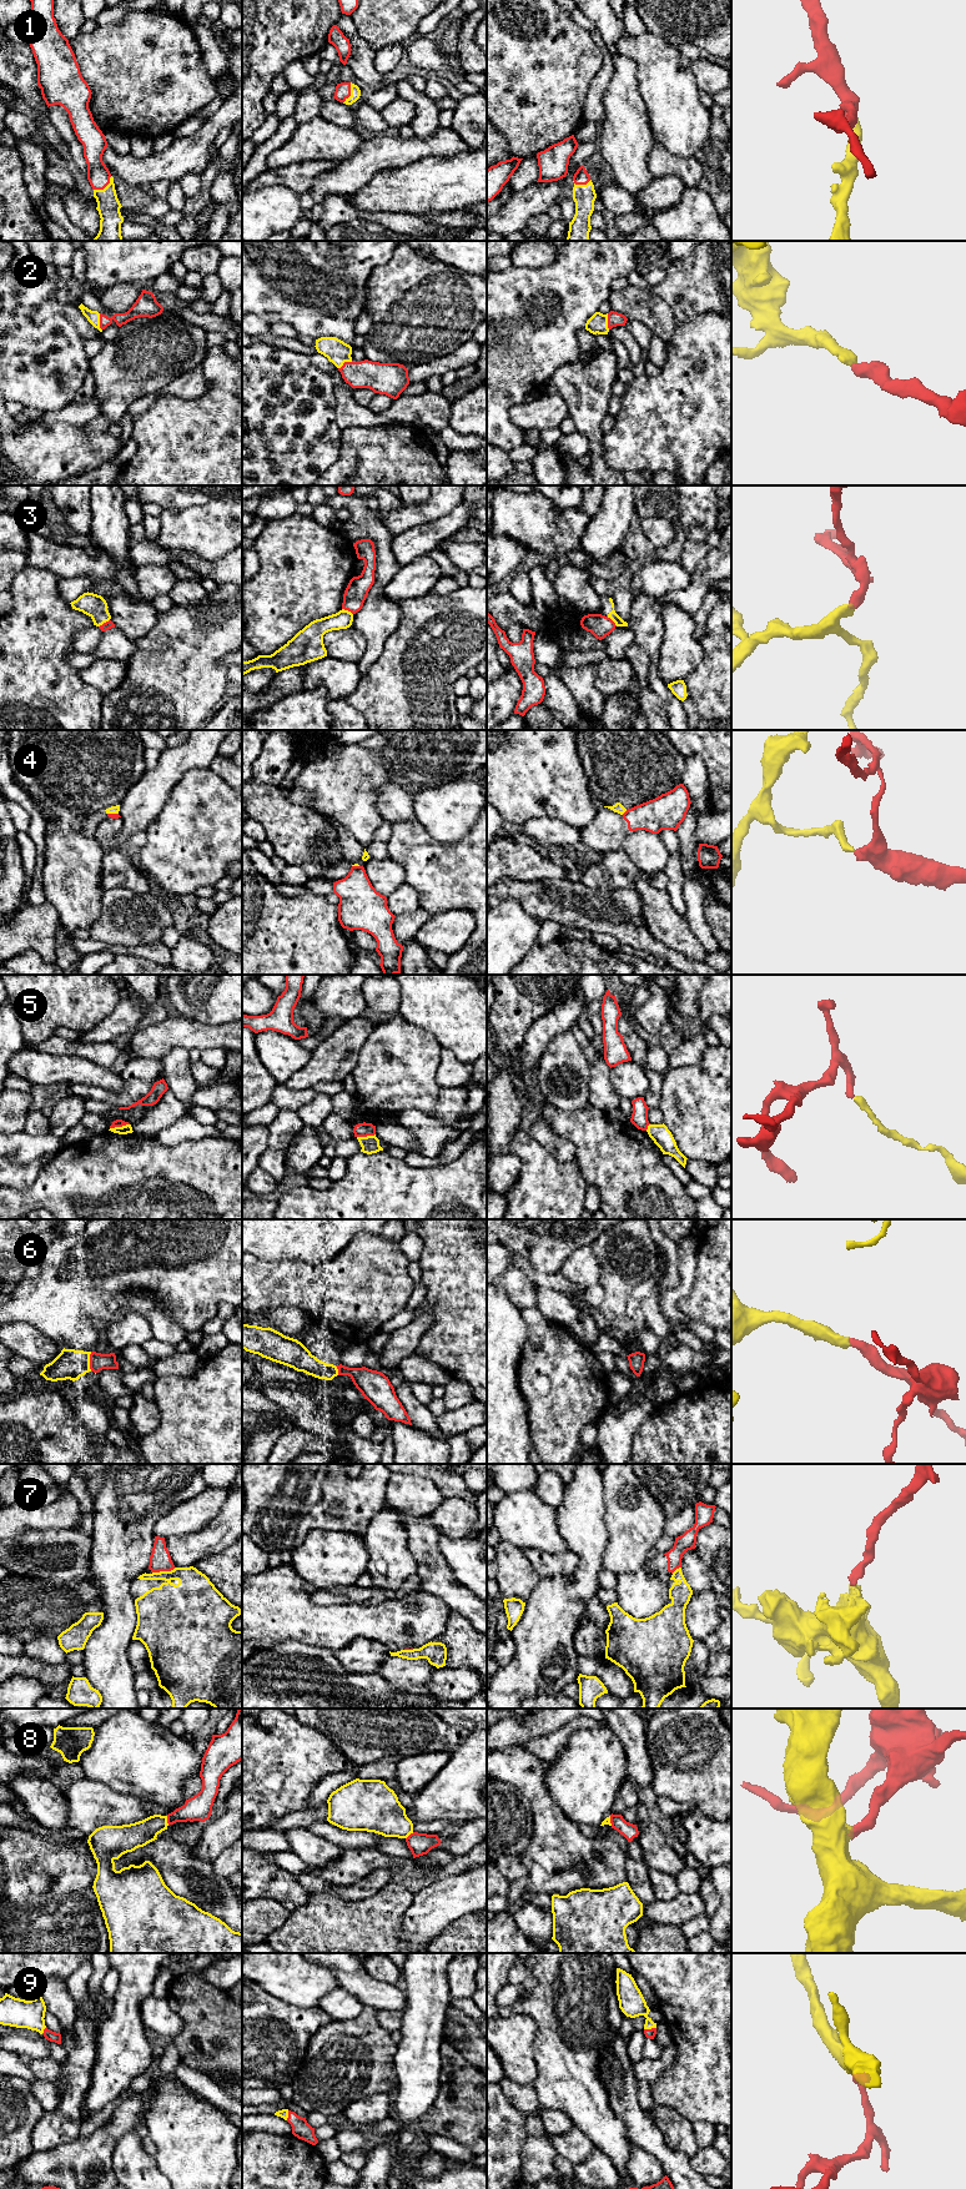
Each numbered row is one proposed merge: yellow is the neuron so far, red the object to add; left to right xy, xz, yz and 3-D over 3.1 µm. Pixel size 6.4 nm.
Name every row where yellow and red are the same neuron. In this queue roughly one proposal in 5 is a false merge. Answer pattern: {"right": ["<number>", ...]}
{"right": ["1", "2", "6", "9"]}

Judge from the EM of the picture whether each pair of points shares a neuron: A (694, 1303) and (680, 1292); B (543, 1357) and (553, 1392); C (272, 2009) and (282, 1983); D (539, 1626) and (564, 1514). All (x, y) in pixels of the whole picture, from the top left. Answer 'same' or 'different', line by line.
A: different
B: same
C: different
D: same

